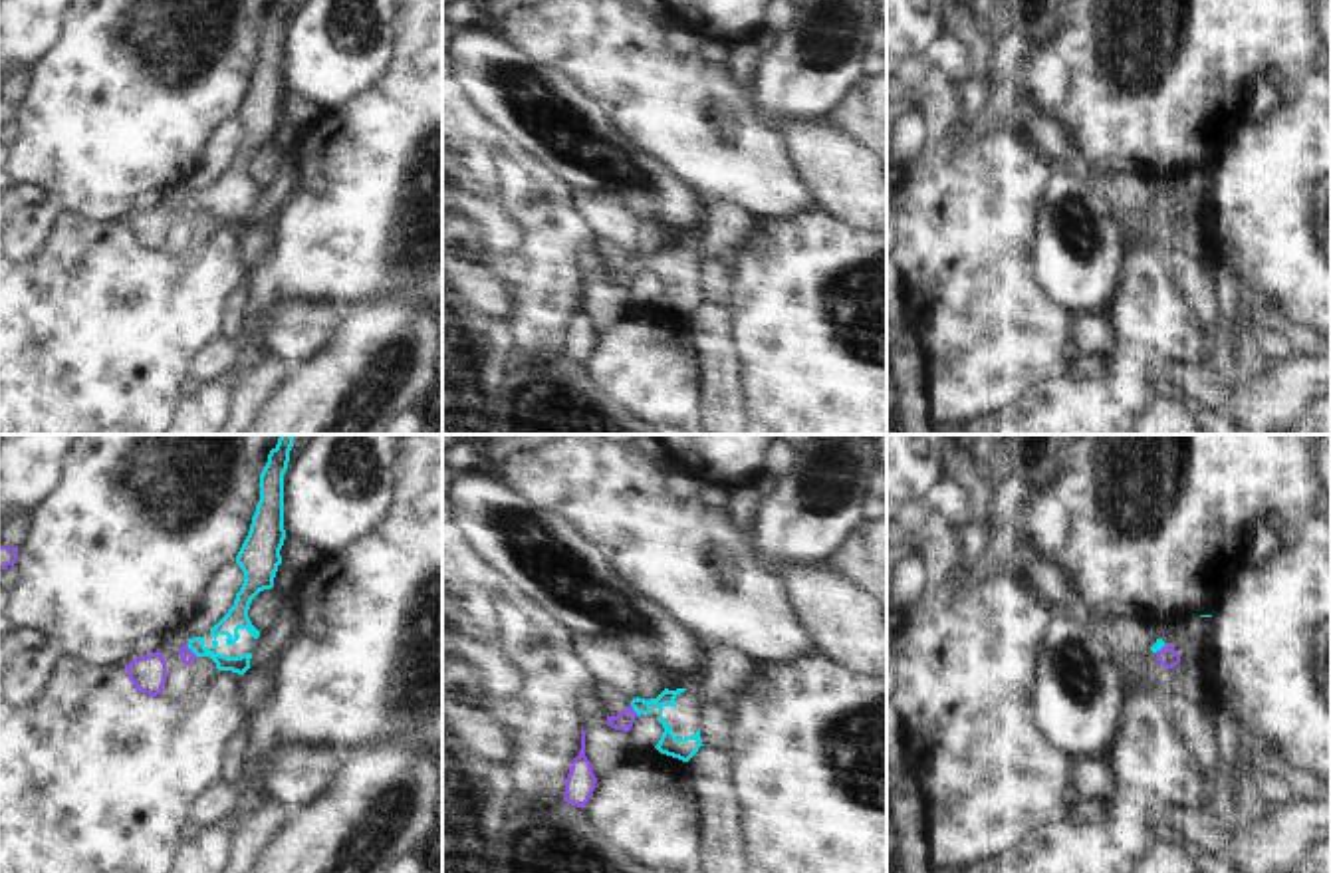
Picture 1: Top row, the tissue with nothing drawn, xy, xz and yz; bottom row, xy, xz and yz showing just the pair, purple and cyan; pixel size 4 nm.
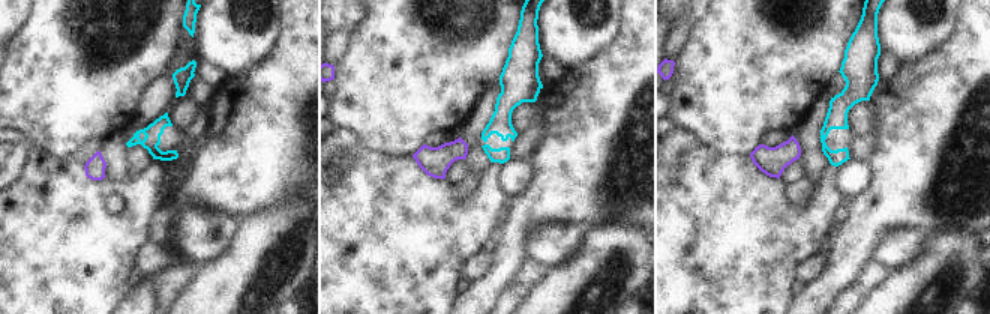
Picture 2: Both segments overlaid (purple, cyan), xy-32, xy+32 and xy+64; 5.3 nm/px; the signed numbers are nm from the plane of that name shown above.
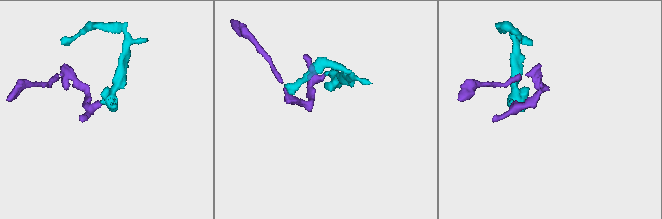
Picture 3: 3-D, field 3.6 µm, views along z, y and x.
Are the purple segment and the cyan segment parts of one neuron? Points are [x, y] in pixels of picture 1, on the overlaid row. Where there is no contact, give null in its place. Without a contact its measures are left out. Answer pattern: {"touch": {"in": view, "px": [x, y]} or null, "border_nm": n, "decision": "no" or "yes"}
{"touch": {"in": "xz", "px": [633, 711]}, "border_nm": 60, "decision": "yes"}

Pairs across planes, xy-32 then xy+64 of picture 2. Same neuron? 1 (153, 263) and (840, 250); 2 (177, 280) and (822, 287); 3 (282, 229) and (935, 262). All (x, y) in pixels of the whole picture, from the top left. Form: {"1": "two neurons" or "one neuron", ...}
{"1": "two neurons", "2": "two neurons", "3": "one neuron"}

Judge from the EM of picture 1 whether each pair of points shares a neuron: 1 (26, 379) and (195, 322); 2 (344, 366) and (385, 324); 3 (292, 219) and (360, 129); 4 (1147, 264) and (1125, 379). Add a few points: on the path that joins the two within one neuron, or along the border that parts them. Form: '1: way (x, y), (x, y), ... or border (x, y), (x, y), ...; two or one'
1: way (68, 362), (116, 326), (153, 322); one
2: way (354, 356), (375, 334); one
3: way (316, 205), (360, 161), (360, 153); one
4: way (1139, 292), (1139, 352); one

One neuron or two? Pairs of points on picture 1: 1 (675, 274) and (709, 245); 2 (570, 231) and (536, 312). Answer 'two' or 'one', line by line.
1: one
2: one

